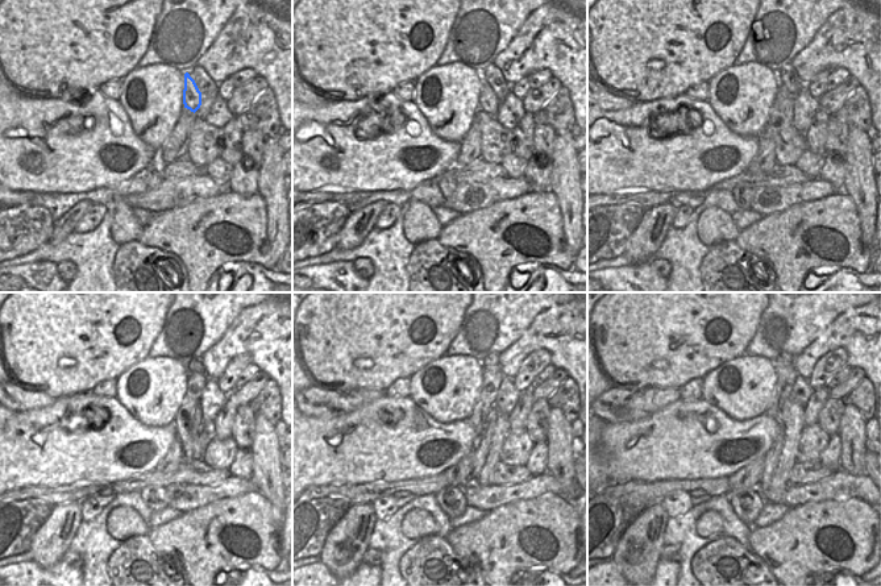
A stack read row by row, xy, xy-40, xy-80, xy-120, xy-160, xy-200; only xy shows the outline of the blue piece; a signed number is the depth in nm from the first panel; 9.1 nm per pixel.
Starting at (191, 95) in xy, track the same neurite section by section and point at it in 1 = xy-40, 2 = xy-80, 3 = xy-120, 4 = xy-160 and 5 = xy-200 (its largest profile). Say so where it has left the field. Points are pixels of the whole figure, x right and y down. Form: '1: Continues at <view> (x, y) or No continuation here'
1: Continues at xy-40 (489, 102)
2: Continues at xy-80 (784, 102)
3: Continues at xy-120 (198, 418)
4: Continues at xy-160 (481, 453)
5: Continues at xy-200 (771, 460).

